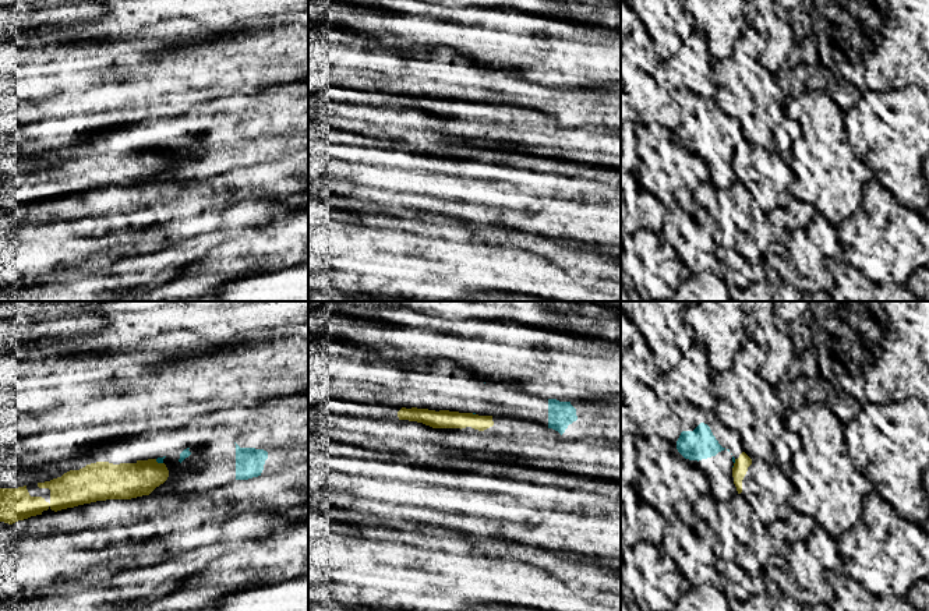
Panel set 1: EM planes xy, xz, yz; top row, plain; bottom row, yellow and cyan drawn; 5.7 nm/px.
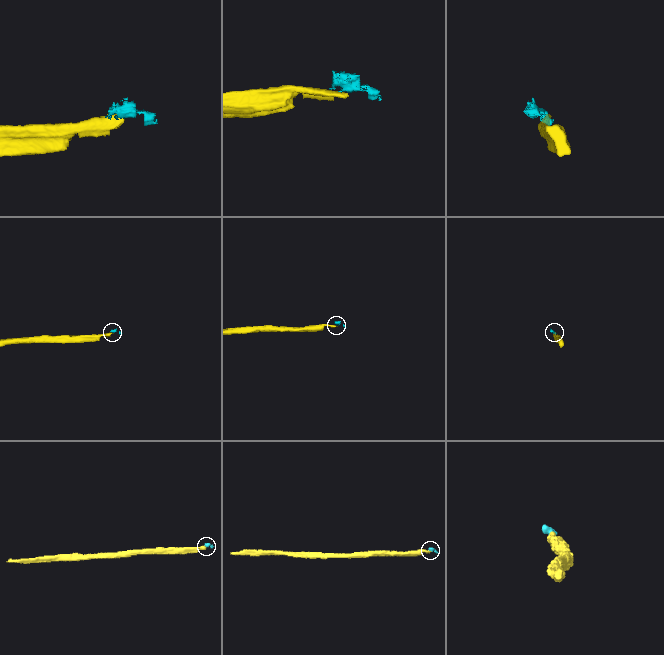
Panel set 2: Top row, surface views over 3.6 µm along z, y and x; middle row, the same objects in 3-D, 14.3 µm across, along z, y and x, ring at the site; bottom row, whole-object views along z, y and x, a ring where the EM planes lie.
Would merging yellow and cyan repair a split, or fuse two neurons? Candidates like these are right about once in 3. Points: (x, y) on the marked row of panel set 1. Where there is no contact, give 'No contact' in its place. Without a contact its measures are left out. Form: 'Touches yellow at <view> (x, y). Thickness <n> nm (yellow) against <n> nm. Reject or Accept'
Touches yellow at xy (159, 463). Thickness 200 nm (yellow) against 30 nm. Reject

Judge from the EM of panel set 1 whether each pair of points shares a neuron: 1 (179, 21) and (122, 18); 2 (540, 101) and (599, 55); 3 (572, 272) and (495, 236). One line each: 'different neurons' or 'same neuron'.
1: same neuron
2: different neurons
3: same neuron

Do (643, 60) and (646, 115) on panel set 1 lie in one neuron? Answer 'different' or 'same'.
same

